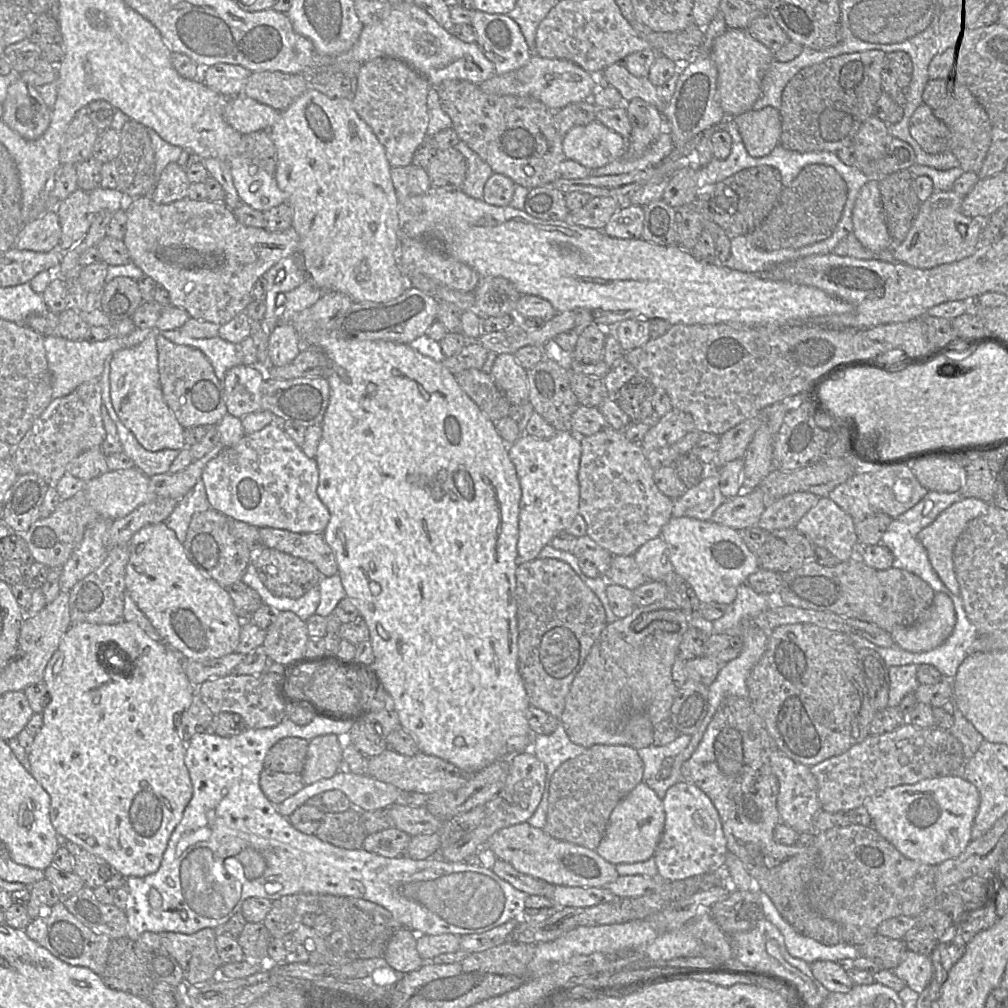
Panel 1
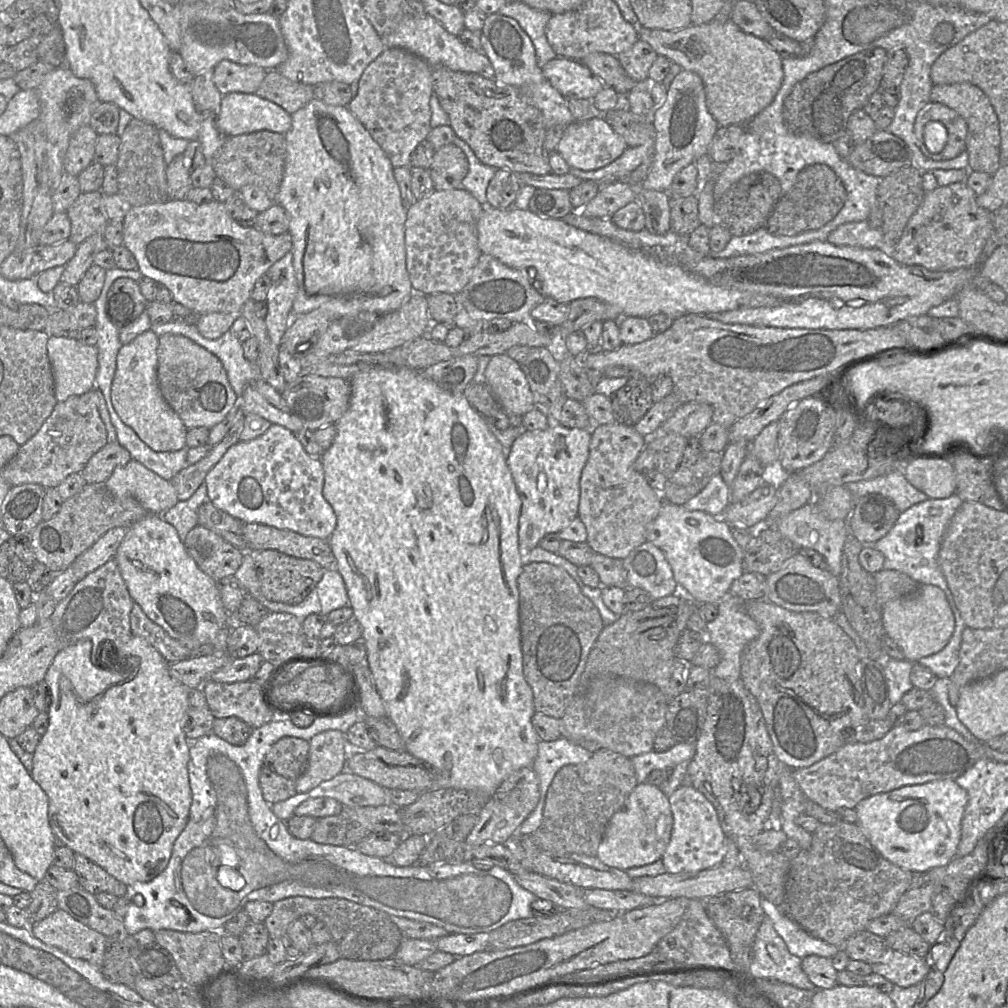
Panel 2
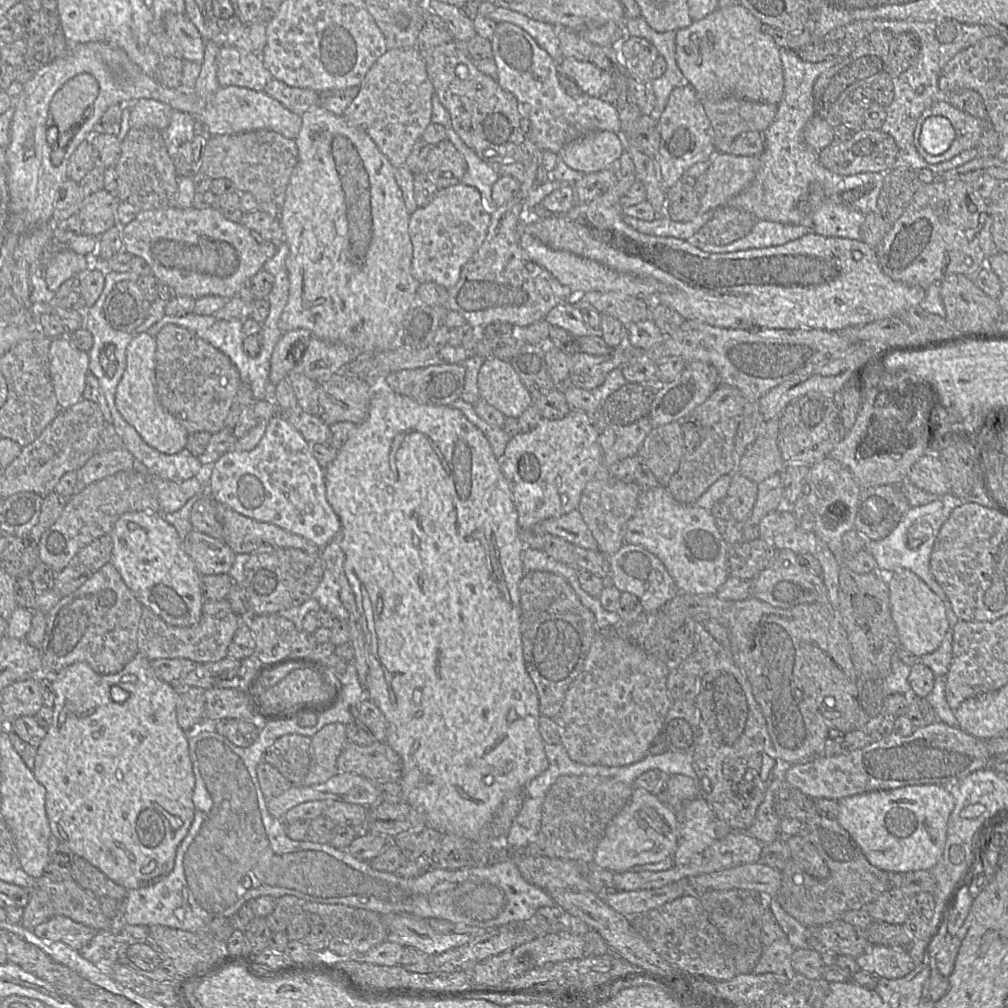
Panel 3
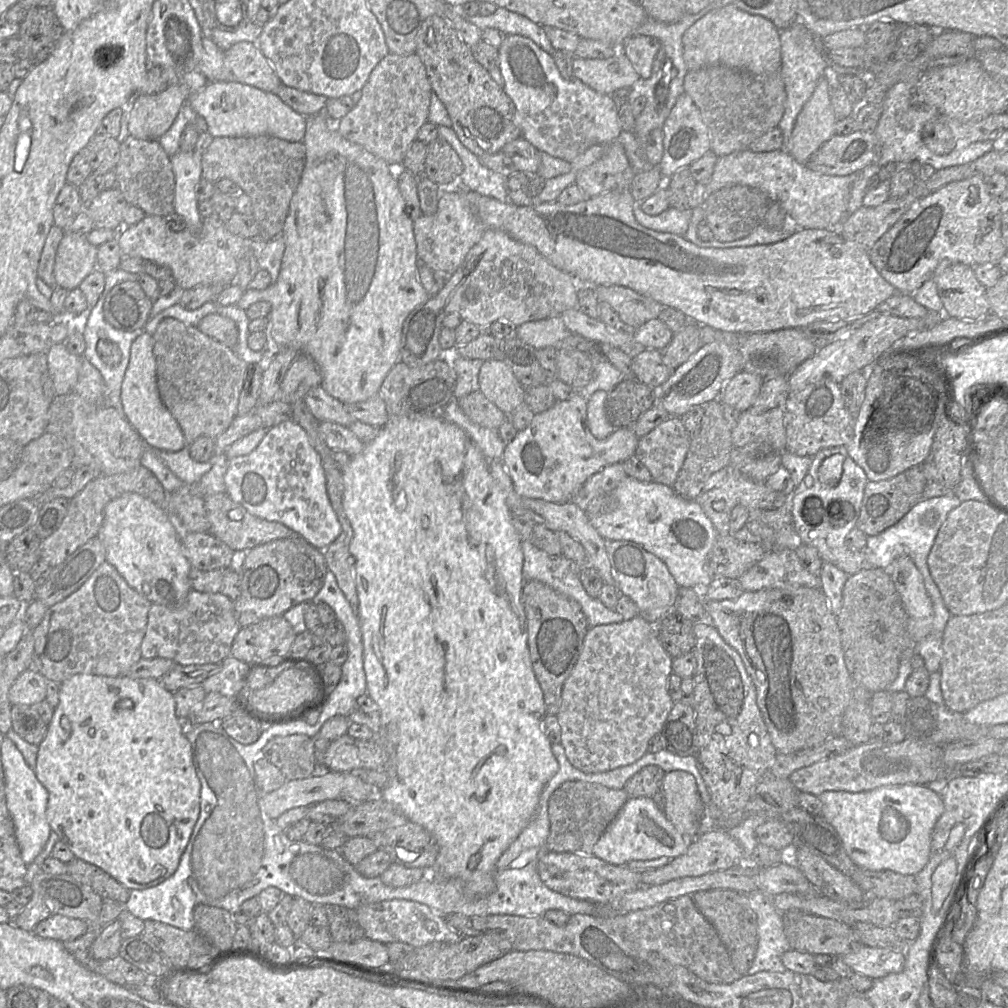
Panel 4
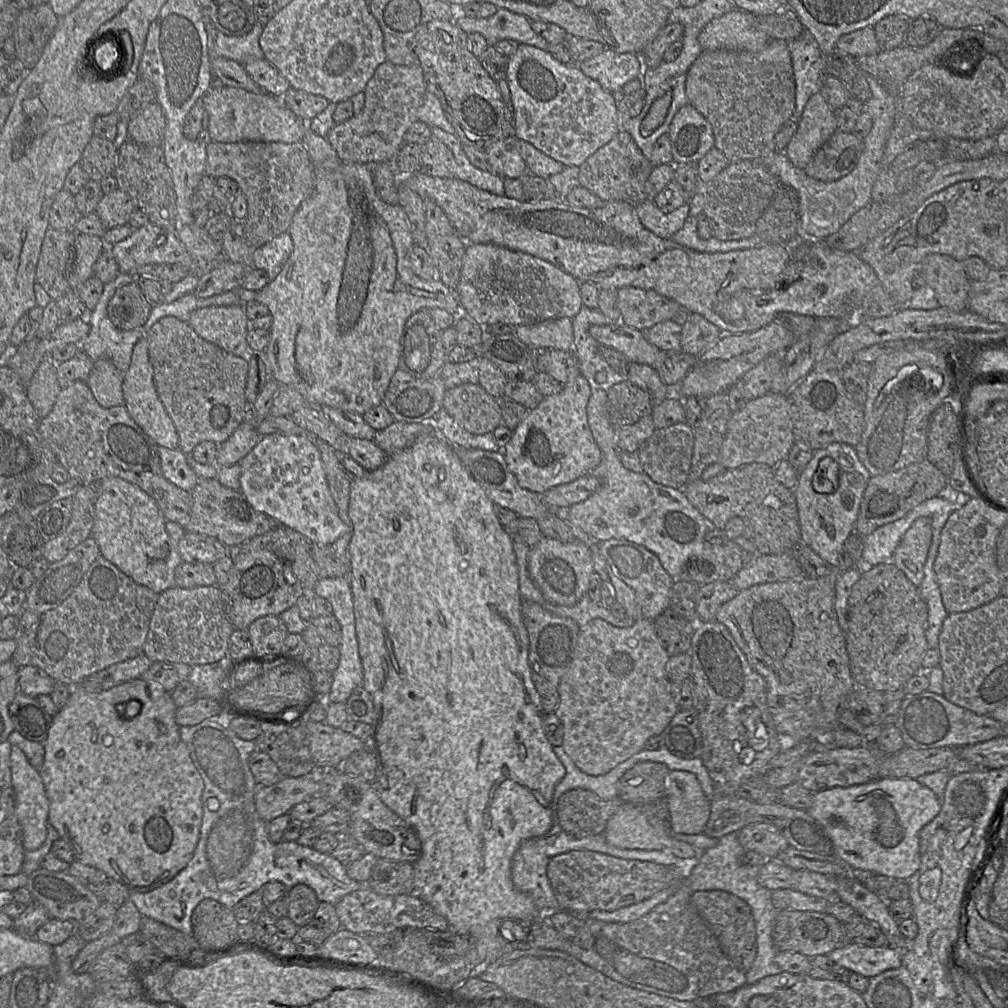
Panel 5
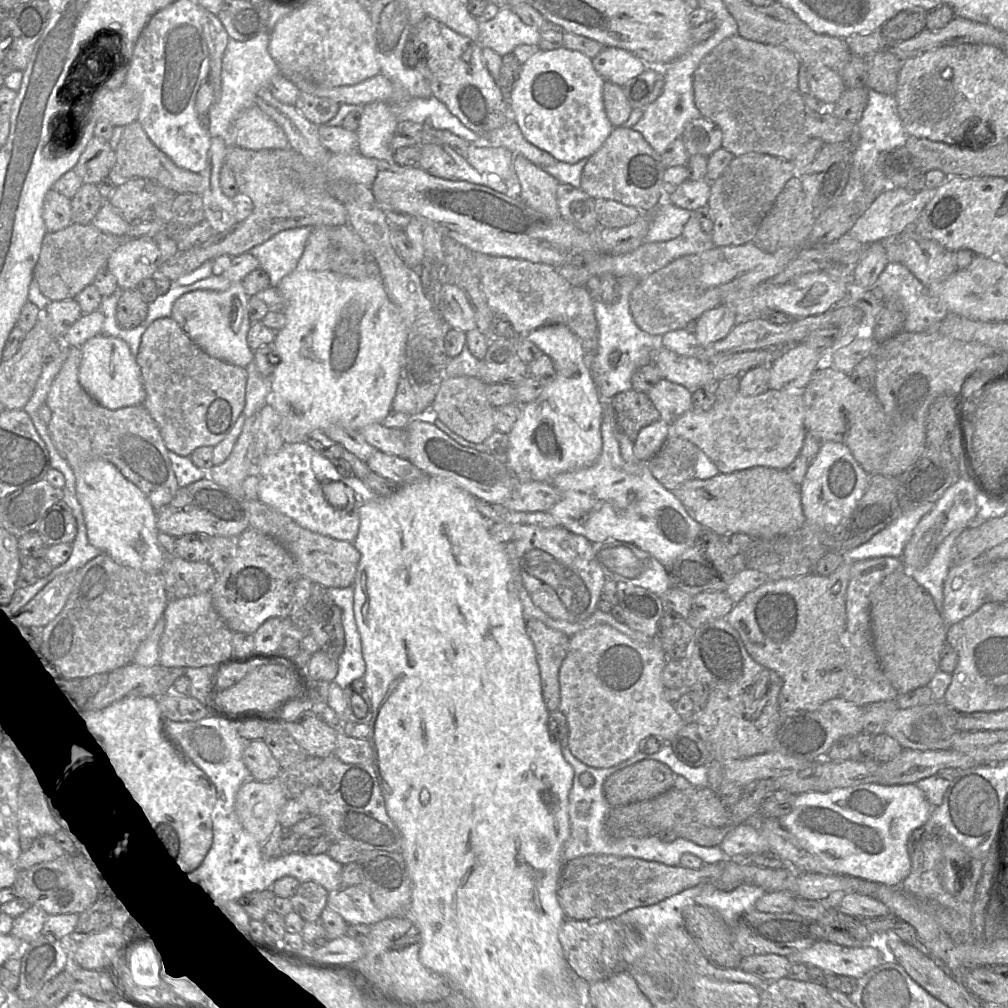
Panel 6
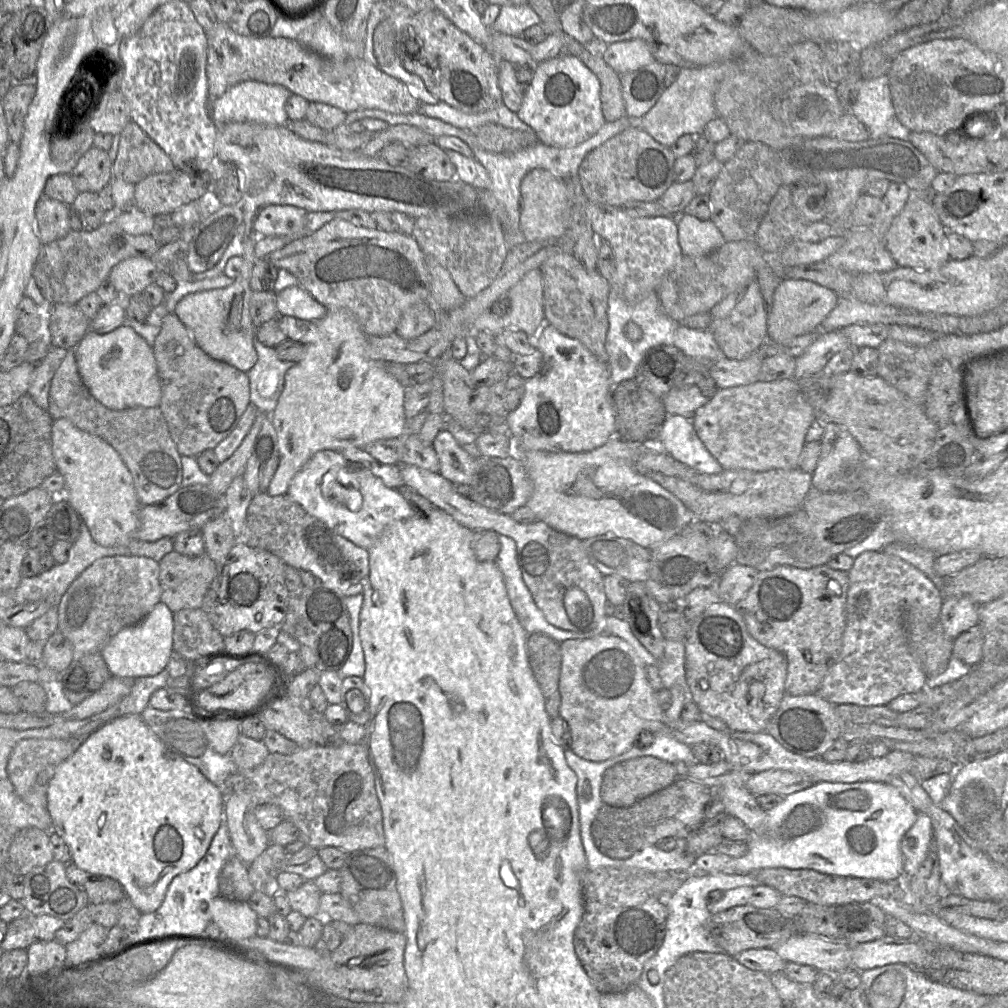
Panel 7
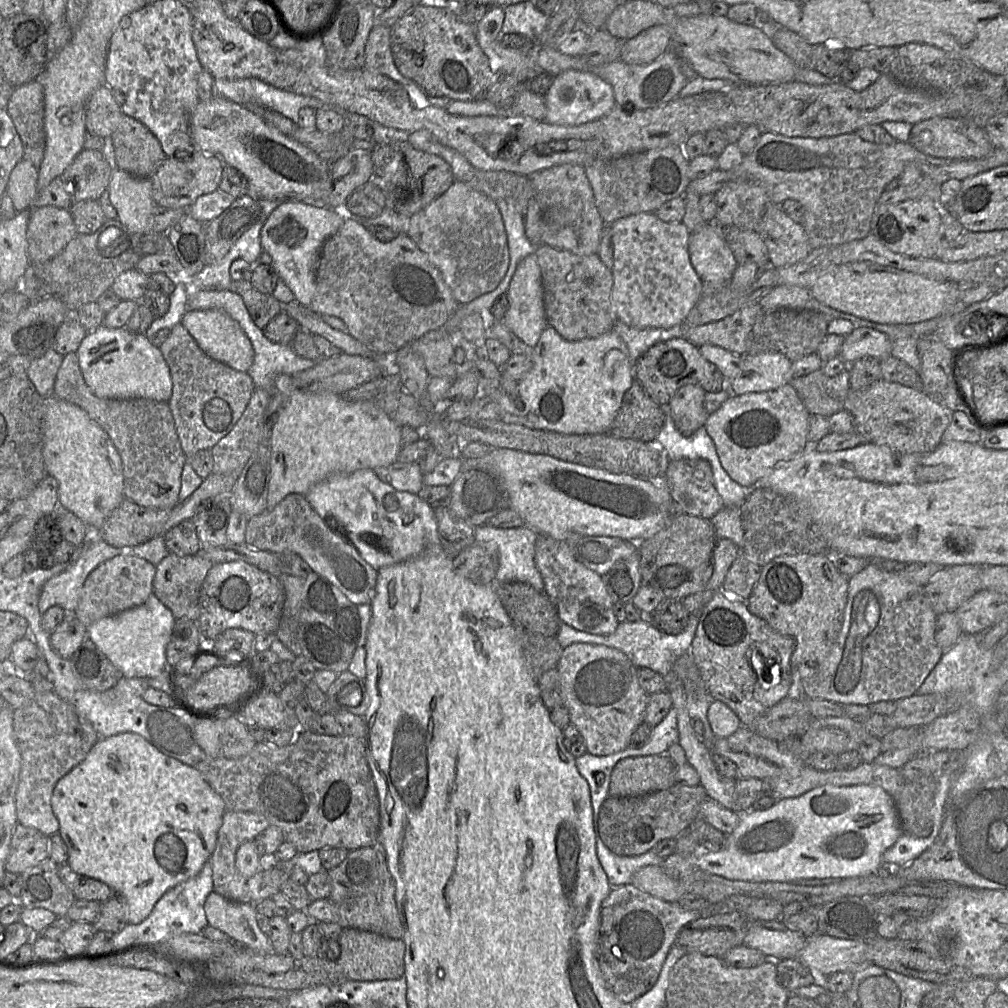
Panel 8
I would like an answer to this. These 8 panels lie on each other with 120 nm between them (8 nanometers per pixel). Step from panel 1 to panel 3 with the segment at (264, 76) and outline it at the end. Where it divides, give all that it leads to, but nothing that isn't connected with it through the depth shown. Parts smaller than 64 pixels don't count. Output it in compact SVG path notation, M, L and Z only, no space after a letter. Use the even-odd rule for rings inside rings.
M275 78L267 83L264 92L299 116L313 107L320 106L318 92L312 89L290 87Z

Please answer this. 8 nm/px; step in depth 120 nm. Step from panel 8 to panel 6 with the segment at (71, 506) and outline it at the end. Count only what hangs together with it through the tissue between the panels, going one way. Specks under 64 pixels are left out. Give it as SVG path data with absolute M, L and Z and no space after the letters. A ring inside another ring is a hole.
M91 460L72 470L90 544L120 565L148 573L161 573L168 556L158 540L157 510L142 490L106 460Z

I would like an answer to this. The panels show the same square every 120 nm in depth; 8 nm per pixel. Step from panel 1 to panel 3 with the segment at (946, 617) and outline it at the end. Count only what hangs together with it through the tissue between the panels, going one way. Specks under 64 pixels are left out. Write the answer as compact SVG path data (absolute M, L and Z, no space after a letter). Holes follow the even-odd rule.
M897 570L886 577L891 614L900 646L918 657L932 653L940 646L948 629L945 607L941 599L910 570Z

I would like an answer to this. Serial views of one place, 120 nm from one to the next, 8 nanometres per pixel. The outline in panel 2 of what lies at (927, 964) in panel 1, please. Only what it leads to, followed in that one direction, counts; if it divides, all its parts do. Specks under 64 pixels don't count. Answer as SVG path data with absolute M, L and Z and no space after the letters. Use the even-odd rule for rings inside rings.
M893 951L880 962L872 964L872 971L896 986L907 988L926 978L928 967L924 958Z

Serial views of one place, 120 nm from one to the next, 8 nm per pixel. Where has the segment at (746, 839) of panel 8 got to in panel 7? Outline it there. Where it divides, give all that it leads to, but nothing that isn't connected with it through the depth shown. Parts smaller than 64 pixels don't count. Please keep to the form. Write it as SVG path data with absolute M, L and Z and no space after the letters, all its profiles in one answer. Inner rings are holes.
M820 782L785 796L779 805L766 811L763 824L750 833L744 856L734 858L720 853L704 853L696 857L693 868L697 873L729 875L752 875L765 868L809 869L831 876L895 881L903 874L904 867L900 842L917 815L898 789L889 783Z

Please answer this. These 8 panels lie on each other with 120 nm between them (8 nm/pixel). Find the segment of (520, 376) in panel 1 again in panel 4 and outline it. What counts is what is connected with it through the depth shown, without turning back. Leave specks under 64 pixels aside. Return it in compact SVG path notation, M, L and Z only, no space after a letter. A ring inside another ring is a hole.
M501 360L484 361L478 382L481 393L505 414L525 403L525 388L512 369Z

